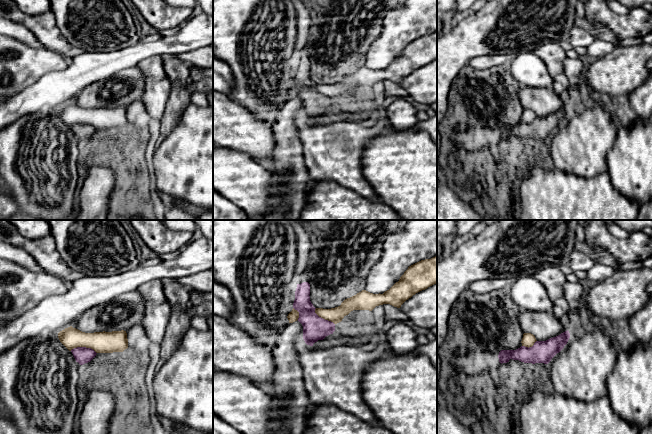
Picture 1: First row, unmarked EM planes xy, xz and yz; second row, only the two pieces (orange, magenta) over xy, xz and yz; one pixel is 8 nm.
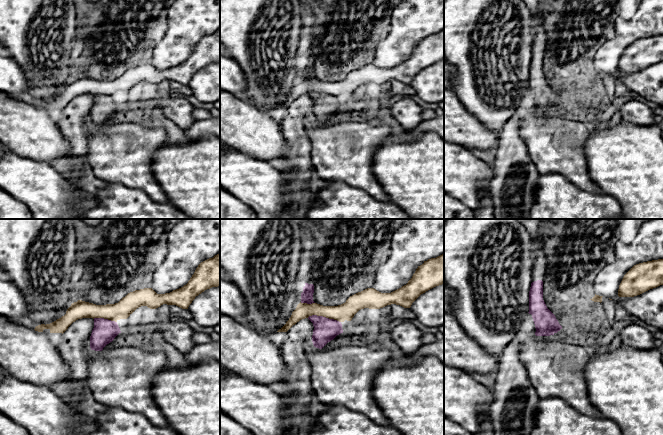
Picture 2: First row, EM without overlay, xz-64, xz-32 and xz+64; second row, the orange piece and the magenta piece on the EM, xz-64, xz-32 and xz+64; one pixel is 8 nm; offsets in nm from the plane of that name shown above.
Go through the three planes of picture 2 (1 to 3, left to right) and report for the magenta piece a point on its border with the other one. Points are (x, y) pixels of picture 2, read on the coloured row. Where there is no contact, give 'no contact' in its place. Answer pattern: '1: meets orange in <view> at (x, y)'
1: meets orange in xz-64 at (105, 318)
2: meets orange in xz-32 at (324, 316)
3: no contact

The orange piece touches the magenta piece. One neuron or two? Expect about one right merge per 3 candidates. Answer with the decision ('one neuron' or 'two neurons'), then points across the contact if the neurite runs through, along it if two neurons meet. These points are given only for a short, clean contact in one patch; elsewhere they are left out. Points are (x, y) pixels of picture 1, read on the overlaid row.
two neurons; border xy (70, 350), (76, 347), (90, 347), (96, 353)

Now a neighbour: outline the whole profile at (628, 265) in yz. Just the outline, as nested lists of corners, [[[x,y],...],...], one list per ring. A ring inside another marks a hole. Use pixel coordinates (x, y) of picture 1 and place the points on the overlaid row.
[[[626,262],[624,264],[621,264],[621,270],[636,270],[642,267],[642,262]]]

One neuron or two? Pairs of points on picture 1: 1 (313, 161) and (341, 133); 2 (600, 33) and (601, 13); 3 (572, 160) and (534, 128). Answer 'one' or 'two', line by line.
1: one
2: two
3: two

